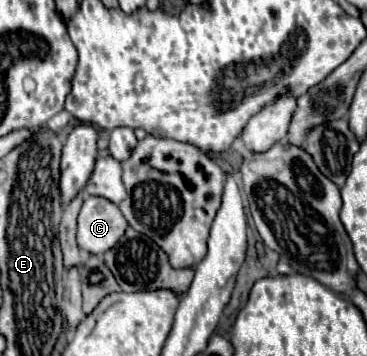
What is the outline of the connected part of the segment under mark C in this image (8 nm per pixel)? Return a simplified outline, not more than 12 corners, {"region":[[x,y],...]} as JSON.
{"region":[[88,195],[78,215],[78,247],[104,255],[128,221],[118,205]]}

